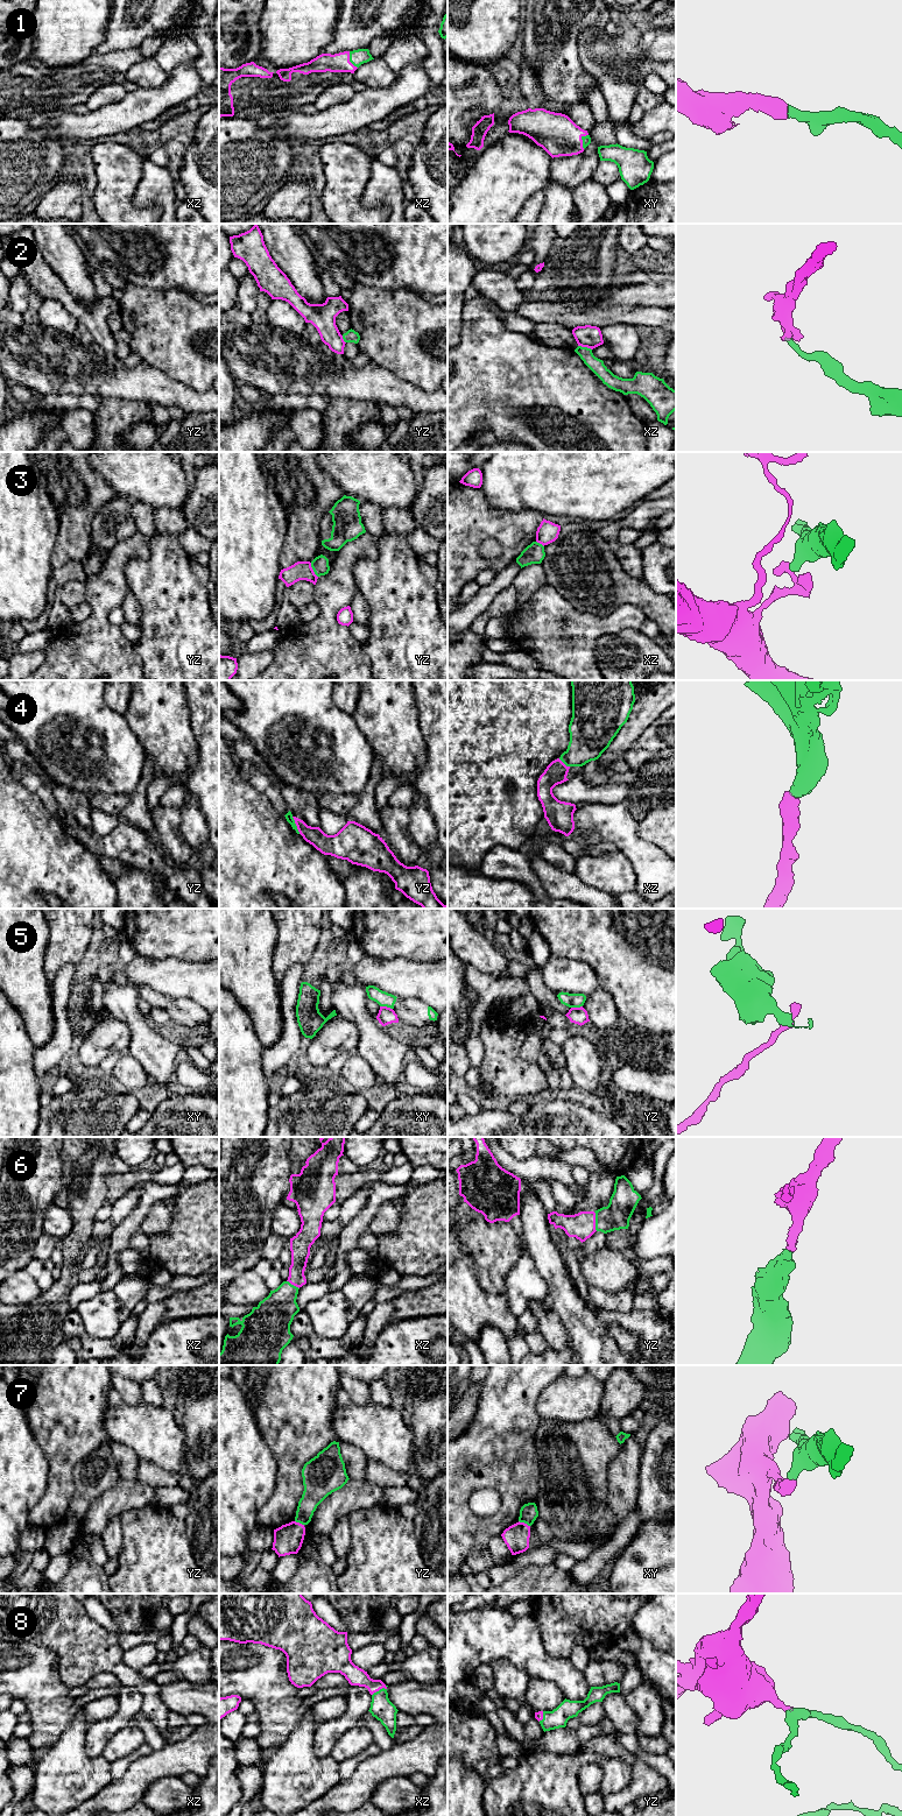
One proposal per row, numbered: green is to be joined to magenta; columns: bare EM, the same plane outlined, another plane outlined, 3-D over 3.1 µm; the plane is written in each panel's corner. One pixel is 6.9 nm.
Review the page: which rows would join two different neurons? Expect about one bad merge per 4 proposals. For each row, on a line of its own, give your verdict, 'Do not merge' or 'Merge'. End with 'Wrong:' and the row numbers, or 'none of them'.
1: Merge
2: Do not merge
3: Do not merge
4: Merge
5: Do not merge
6: Merge
7: Do not merge
8: Merge
Wrong: 2, 3, 5, 7

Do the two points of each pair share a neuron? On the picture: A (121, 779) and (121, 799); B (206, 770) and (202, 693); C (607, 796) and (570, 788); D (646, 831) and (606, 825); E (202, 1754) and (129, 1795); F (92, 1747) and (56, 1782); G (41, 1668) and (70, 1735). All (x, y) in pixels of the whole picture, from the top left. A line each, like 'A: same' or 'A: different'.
A: different
B: same
C: same
D: different
E: same
F: different
G: different

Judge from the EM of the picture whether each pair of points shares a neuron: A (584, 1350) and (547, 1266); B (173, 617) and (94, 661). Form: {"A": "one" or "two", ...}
{"A": "one", "B": "two"}

